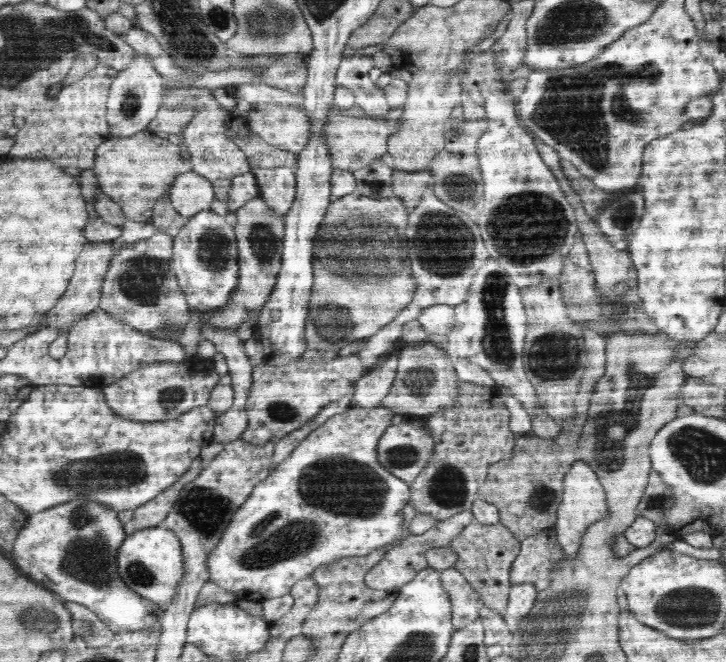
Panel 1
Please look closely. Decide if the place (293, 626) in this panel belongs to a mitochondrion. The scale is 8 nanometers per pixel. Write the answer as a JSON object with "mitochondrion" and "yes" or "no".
{"mitochondrion":"no"}

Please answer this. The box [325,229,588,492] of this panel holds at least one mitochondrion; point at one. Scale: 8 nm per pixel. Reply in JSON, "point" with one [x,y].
{"point":[495,341]}

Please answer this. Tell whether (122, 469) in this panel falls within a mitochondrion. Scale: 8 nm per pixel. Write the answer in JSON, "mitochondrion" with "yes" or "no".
{"mitochondrion":"yes"}

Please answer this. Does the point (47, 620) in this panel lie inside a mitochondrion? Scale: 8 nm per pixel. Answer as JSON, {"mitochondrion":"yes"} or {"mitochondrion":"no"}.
{"mitochondrion":"yes"}

